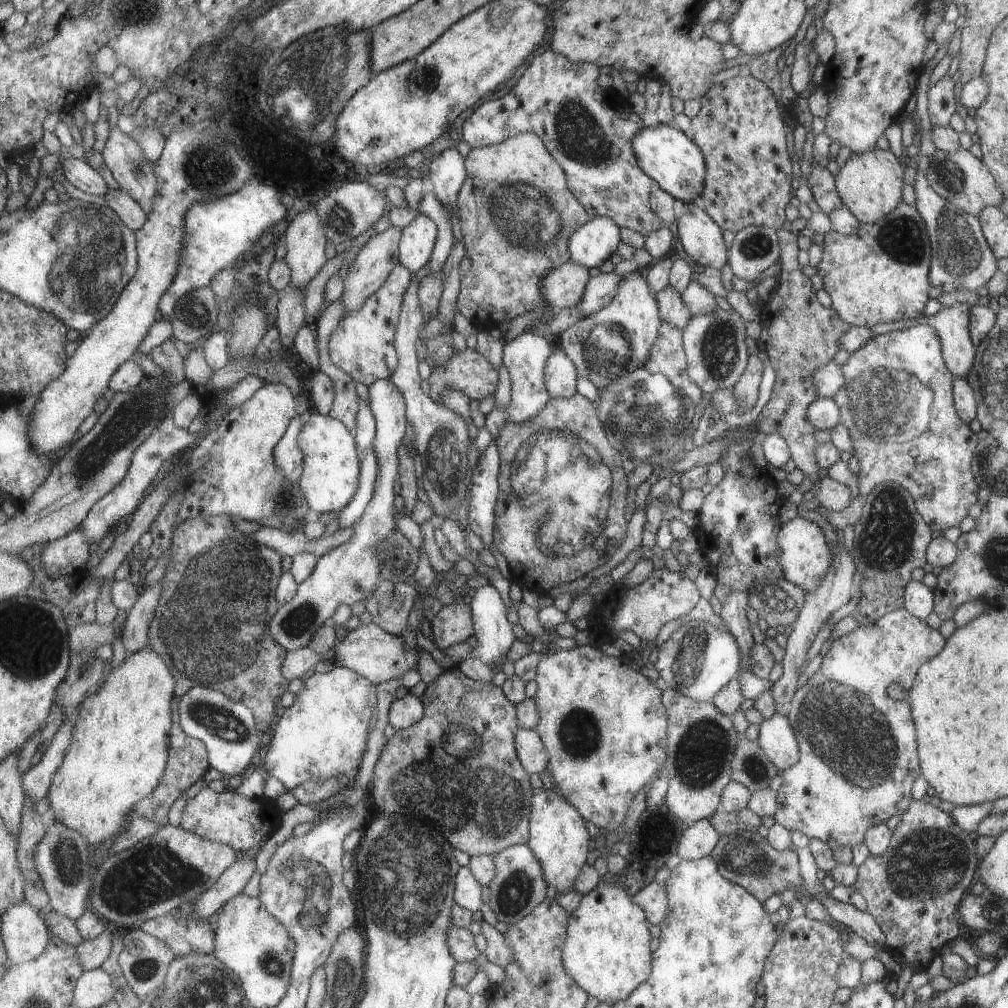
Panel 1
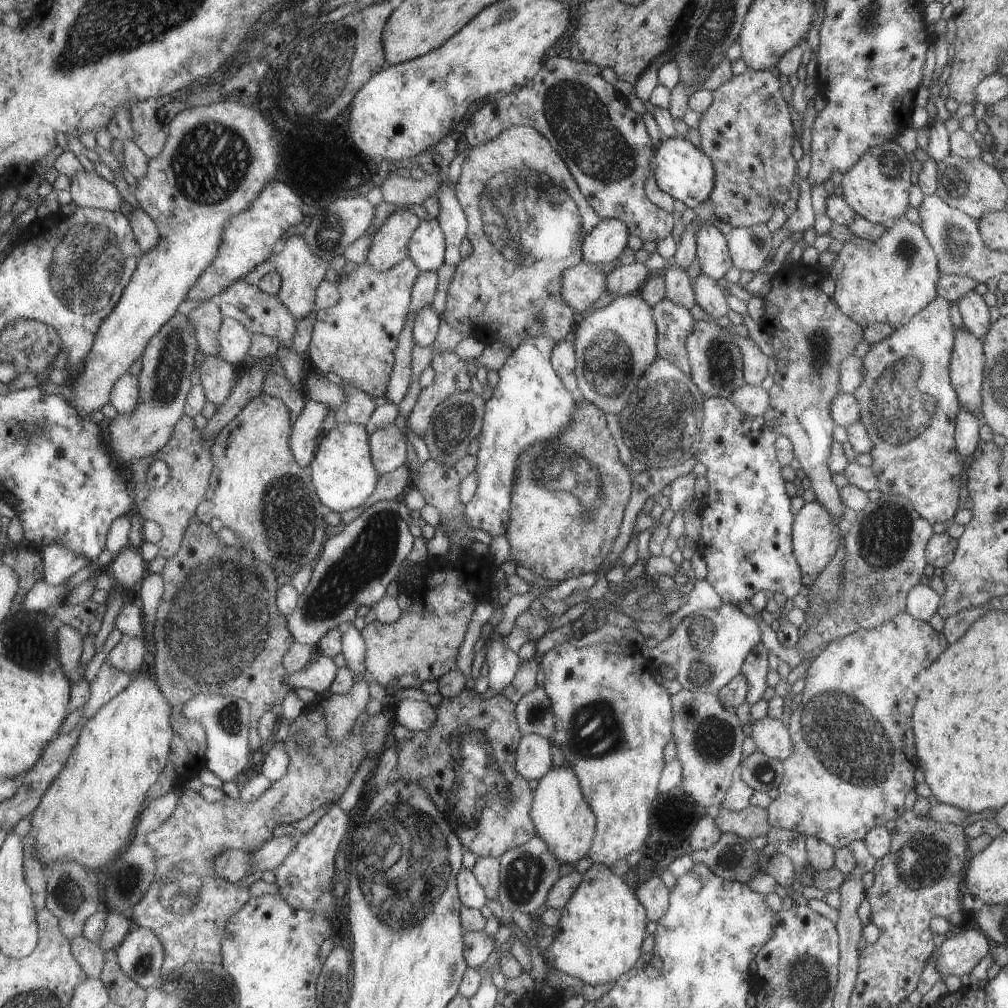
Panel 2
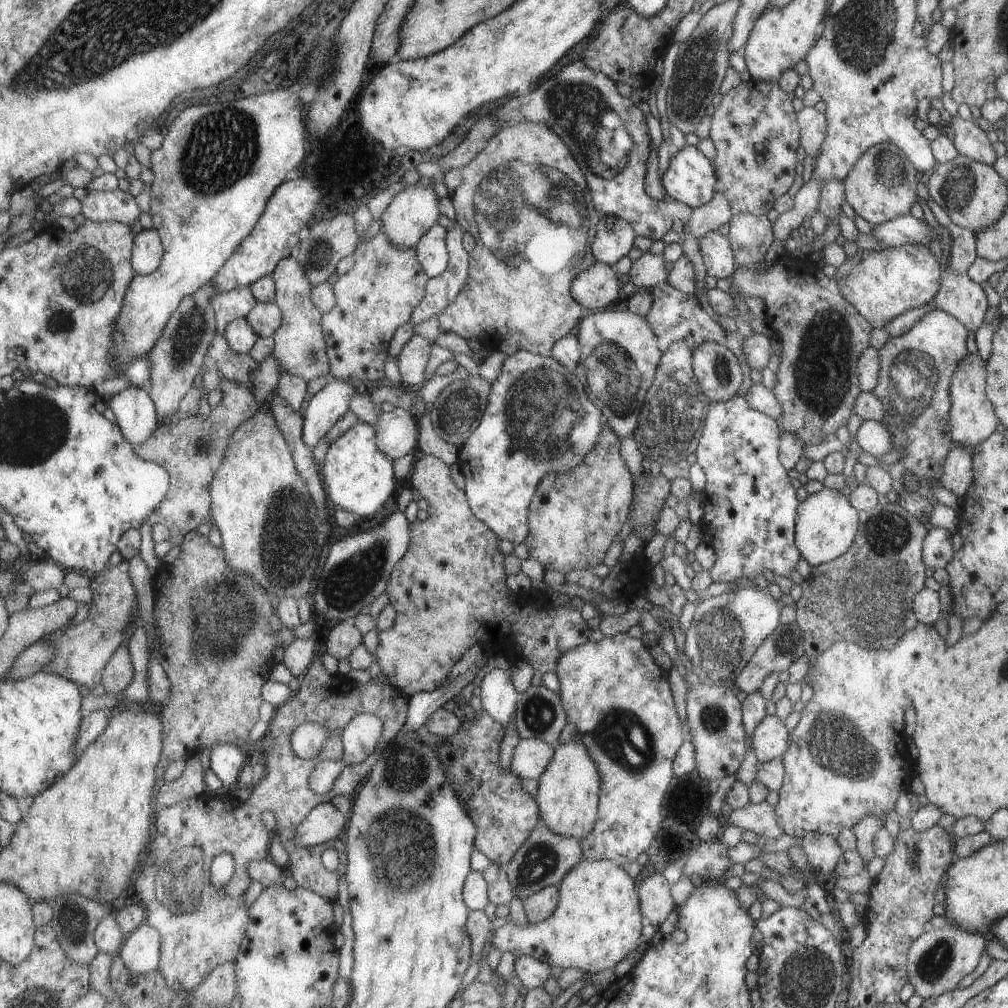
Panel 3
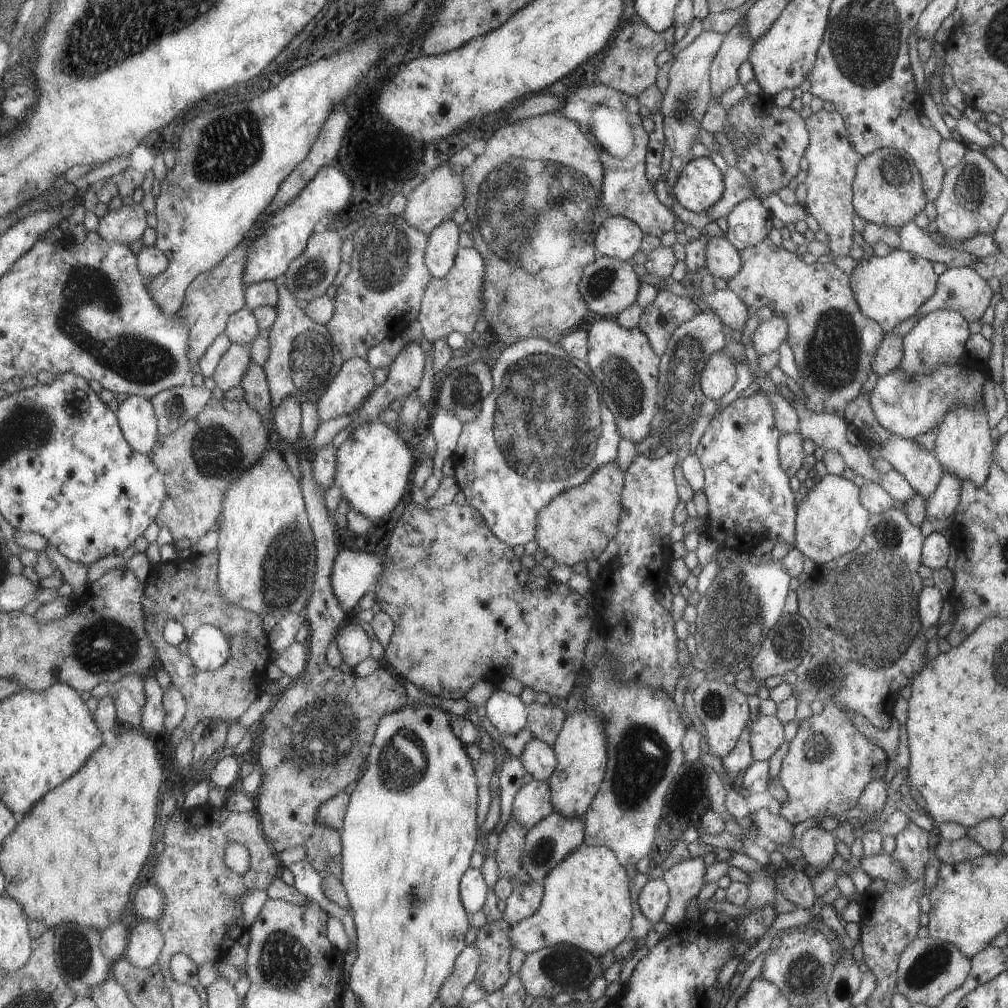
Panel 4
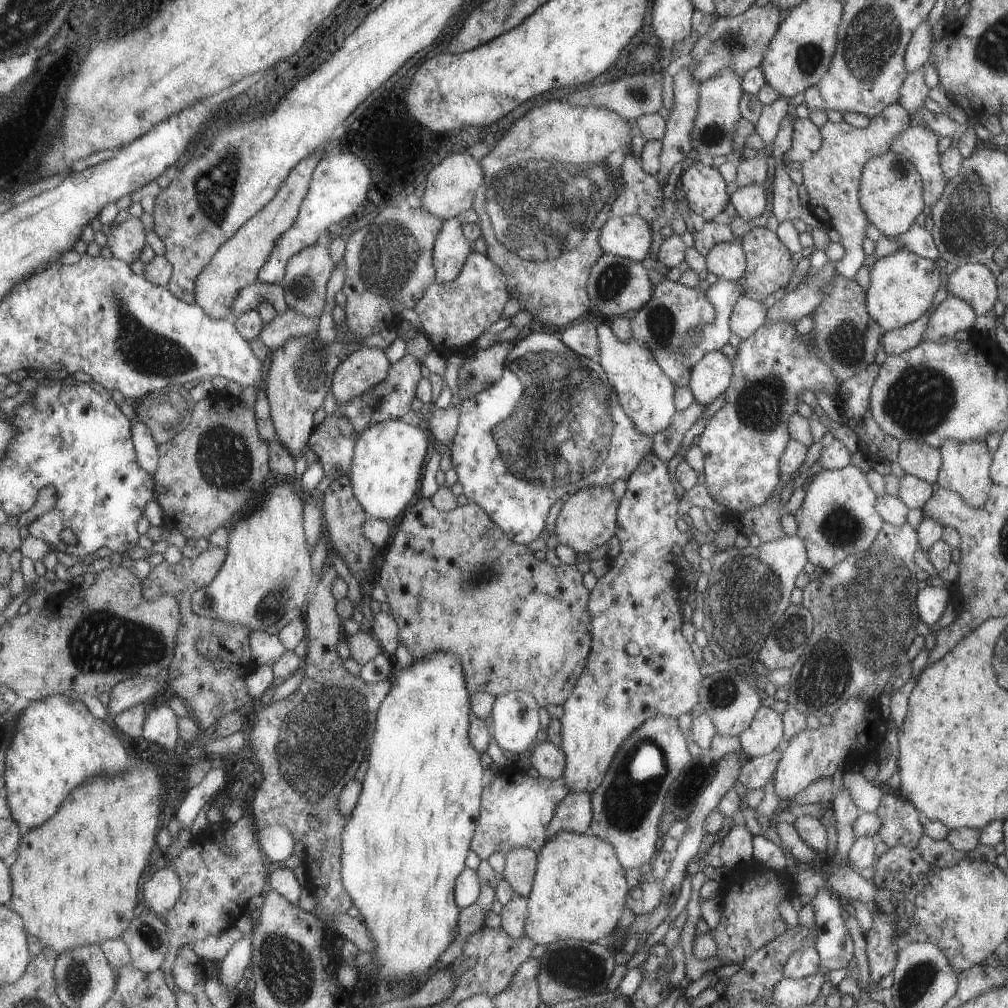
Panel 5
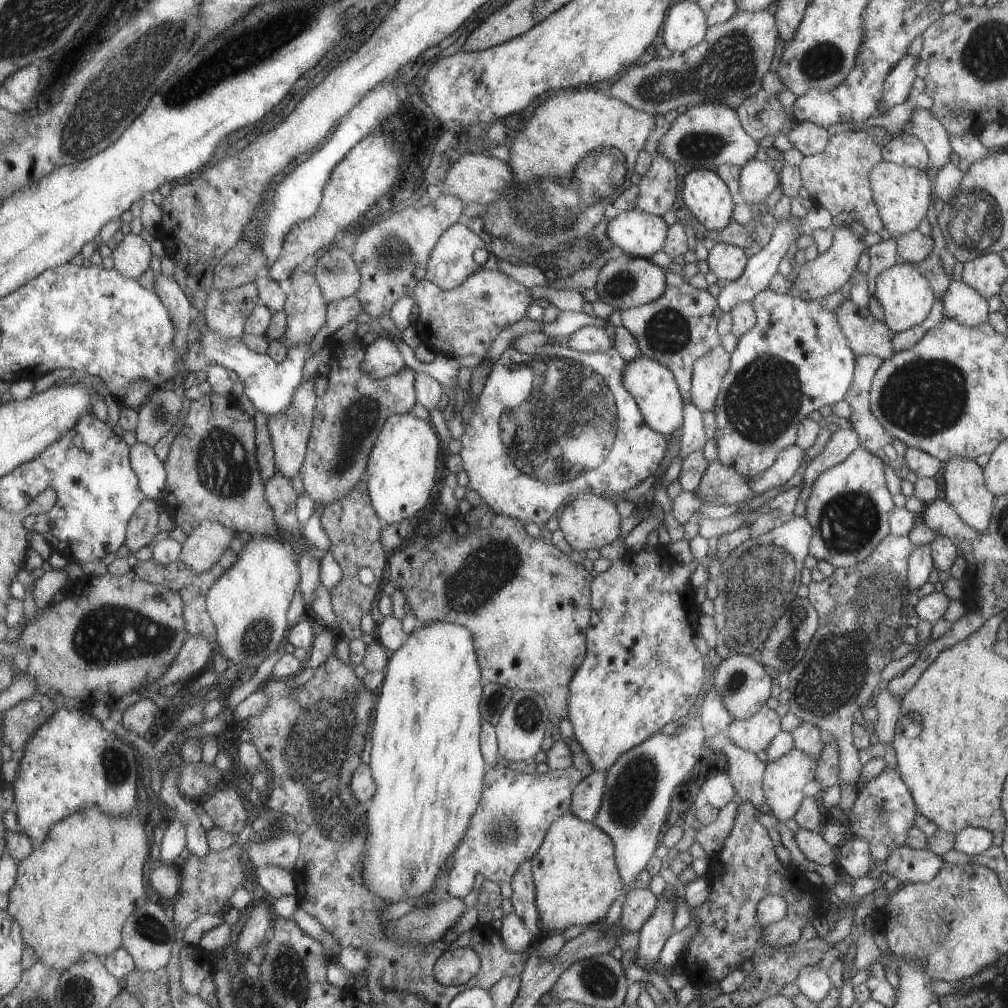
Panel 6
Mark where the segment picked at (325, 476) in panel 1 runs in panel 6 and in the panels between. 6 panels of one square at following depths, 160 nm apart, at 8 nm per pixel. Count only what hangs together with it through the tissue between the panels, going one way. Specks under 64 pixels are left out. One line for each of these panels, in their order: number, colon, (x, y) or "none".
2: (343, 471)
3: (359, 477)
4: (374, 465)
5: (389, 460)
6: (402, 468)

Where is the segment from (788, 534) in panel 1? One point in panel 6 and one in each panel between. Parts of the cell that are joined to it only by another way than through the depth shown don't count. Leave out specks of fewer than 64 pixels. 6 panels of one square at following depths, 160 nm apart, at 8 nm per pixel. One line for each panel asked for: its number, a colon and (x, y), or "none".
2: (815, 537)
3: (826, 522)
4: (831, 521)
5: (837, 517)
6: (848, 505)

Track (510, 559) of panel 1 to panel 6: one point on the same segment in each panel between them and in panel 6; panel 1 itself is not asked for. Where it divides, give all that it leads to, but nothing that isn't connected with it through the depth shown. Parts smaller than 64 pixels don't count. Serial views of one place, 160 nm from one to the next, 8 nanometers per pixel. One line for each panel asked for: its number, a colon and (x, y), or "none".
2: (567, 505)
3: (575, 516)
4: (576, 526)
5: (588, 519)
6: (589, 521)

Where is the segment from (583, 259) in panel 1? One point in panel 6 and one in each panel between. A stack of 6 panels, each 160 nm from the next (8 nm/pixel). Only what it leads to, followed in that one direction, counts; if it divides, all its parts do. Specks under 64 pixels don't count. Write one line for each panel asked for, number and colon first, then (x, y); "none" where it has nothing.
2: (604, 243)
3: (614, 237)
4: (619, 237)
5: (629, 237)
6: (639, 234)

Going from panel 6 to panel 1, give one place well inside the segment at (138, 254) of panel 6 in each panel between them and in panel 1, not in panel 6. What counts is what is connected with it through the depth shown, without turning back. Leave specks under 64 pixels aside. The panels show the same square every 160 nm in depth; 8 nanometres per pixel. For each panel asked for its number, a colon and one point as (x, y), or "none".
1: (80, 173)
2: (88, 189)
3: (118, 205)
4: (128, 223)
5: (126, 240)

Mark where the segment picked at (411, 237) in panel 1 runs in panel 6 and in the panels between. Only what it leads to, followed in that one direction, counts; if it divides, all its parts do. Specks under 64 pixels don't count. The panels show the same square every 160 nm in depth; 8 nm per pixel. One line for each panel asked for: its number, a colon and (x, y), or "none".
2: (427, 247)
3: (433, 251)
4: (444, 243)
5: (452, 249)
6: (453, 260)

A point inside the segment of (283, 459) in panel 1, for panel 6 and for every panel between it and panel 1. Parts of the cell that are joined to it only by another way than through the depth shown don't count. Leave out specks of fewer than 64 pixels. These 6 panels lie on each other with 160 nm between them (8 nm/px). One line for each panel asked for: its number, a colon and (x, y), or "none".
2: (308, 429)
3: (324, 409)
4: (356, 379)
5: (365, 368)
6: (384, 358)

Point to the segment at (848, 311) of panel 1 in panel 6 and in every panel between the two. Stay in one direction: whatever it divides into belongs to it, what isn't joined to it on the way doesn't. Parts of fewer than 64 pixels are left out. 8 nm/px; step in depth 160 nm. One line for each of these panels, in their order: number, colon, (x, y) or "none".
2: (889, 280)
3: (881, 284)
4: (888, 289)
5: (900, 285)
6: (905, 295)

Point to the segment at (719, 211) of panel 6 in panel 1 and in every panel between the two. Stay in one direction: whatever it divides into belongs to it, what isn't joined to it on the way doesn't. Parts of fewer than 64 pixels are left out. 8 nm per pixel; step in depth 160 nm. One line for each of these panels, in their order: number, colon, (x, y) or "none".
1: (677, 165)
2: (683, 171)
3: (688, 177)
4: (699, 185)
5: (703, 189)

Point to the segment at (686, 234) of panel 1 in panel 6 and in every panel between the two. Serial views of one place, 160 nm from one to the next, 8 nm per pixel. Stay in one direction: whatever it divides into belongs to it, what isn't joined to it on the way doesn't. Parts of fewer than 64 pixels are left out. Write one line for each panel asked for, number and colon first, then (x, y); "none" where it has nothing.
2: (712, 254)
3: (716, 251)
4: (723, 260)
5: (726, 260)
6: (726, 261)

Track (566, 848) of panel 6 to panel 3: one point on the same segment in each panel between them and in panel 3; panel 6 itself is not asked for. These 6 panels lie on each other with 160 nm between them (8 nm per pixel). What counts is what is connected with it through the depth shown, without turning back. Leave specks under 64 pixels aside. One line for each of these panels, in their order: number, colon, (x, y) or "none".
3: (597, 921)
4: (586, 904)
5: (580, 887)

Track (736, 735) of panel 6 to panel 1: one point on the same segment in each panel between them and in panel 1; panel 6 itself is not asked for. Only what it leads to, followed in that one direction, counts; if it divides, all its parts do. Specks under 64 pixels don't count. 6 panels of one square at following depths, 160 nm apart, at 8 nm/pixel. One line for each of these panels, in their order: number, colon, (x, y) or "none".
1: (776, 738)
2: (770, 735)
3: (769, 738)
4: (766, 733)
5: (763, 734)

